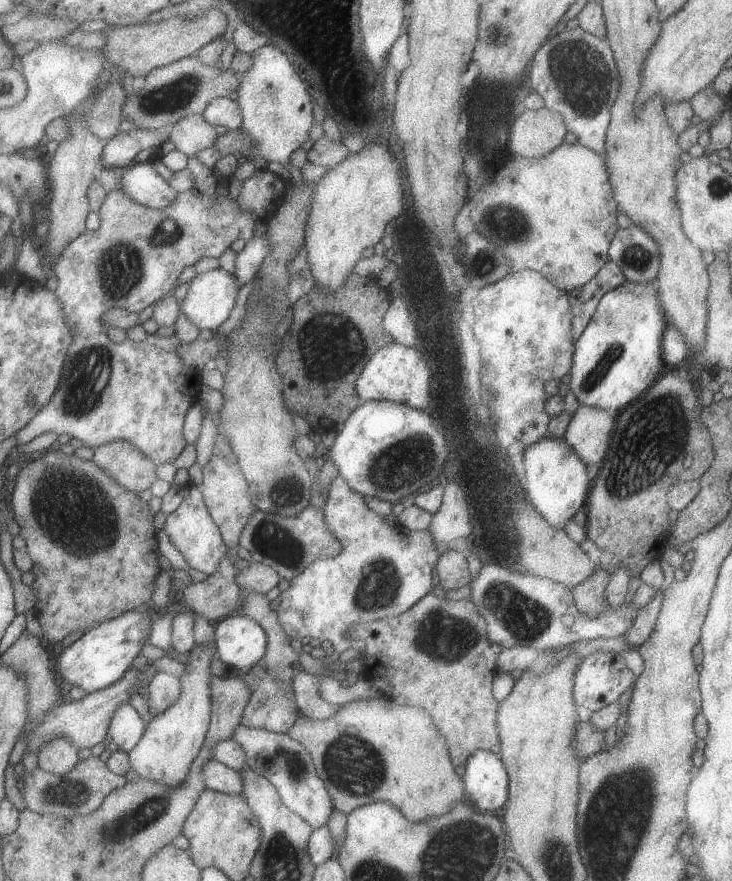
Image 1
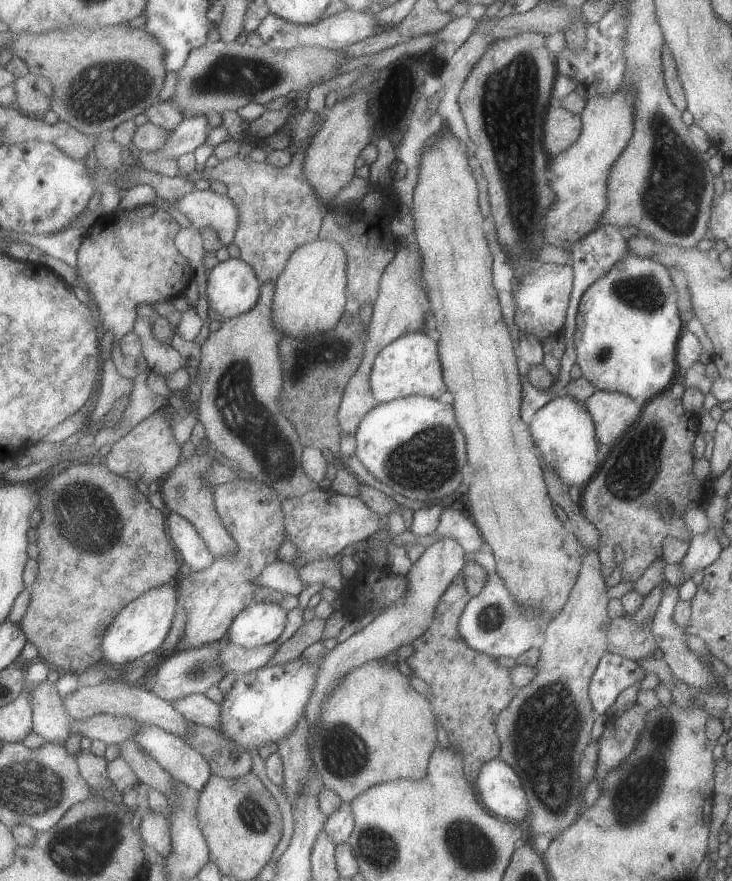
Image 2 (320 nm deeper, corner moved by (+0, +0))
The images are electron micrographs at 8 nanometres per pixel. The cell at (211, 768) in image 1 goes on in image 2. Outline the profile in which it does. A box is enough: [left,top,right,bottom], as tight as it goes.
[133,723,213,794]

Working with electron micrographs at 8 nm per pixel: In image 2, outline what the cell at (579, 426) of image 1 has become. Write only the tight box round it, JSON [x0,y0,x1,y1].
[583,389,642,446]

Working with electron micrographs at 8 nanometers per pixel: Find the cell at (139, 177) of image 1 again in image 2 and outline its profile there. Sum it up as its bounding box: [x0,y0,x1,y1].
[173,189,240,247]

